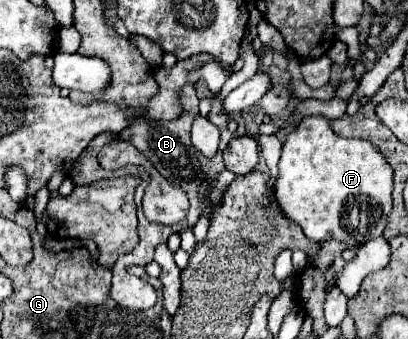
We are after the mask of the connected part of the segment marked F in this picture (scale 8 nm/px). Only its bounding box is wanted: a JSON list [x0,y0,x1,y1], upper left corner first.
[276,117,392,247]

